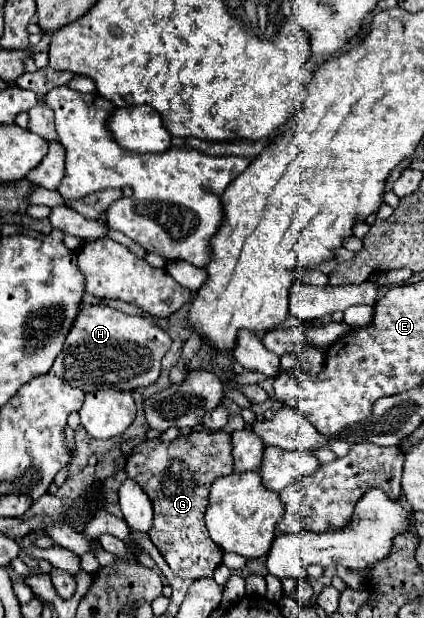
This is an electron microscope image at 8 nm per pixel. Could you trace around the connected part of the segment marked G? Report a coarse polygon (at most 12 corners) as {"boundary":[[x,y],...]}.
{"boundary":[[230,434],[144,440],[124,472],[154,504],[172,572],[212,578],[224,552],[204,512],[234,472]]}

